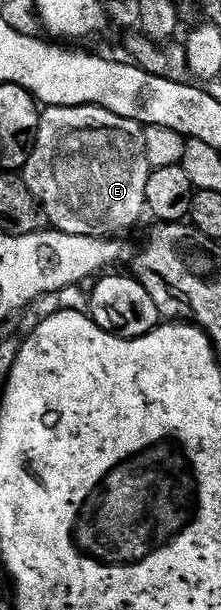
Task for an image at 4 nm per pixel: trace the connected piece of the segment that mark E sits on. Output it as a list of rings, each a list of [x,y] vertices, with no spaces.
[[[48,107],[38,120],[38,134],[20,174],[30,192],[42,202],[49,226],[69,235],[104,239],[118,237],[147,214],[146,190],[151,173],[146,148],[146,128],[128,117],[116,117],[99,107]]]

